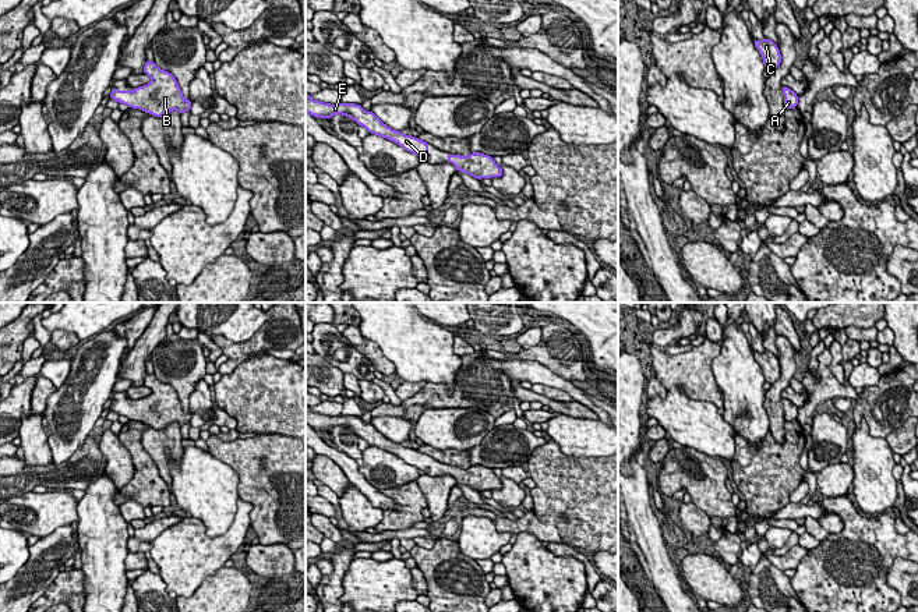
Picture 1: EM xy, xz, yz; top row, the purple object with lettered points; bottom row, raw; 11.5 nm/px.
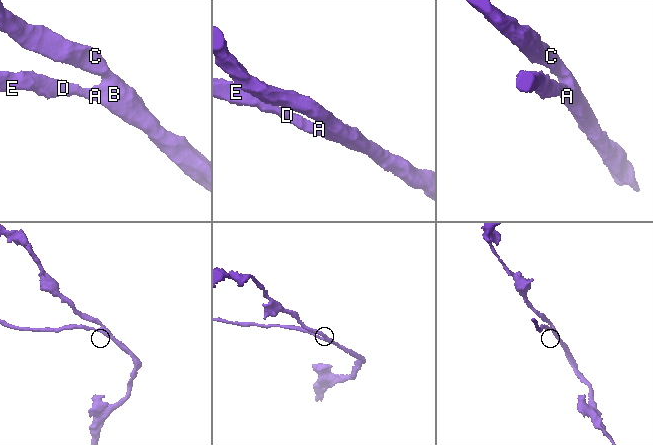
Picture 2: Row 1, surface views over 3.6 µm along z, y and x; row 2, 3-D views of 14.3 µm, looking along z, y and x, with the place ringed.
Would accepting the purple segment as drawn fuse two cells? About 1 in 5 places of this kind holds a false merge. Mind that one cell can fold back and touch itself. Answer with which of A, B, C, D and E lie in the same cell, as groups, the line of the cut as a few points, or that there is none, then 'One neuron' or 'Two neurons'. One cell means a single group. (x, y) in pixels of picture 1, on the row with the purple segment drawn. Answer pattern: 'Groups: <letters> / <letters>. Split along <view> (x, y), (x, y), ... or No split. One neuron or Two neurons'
Groups: A B C D E. No split. One neuron

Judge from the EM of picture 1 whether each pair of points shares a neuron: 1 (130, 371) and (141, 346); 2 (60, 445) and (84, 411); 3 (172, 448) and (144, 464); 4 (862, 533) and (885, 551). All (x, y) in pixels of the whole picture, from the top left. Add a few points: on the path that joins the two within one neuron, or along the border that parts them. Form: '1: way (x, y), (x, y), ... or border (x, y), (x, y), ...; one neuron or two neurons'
1: way (133, 365), (141, 352); one neuron
2: way (64, 437), (67, 428), (76, 420); one neuron
3: border (143, 428), (141, 446), (169, 488); two neurons
4: way (868, 538), (879, 545); one neuron

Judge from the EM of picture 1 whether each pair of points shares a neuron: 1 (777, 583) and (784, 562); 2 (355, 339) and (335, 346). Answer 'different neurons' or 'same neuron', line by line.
1: different neurons
2: different neurons

